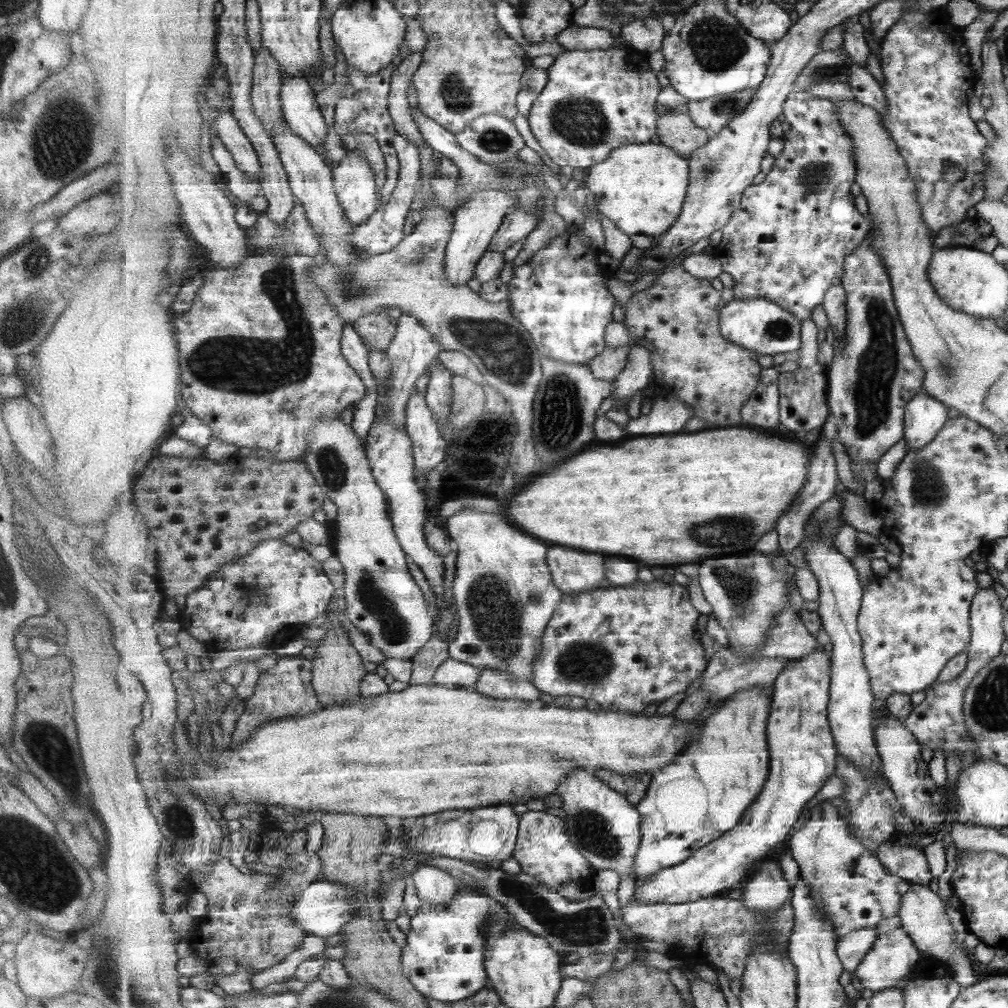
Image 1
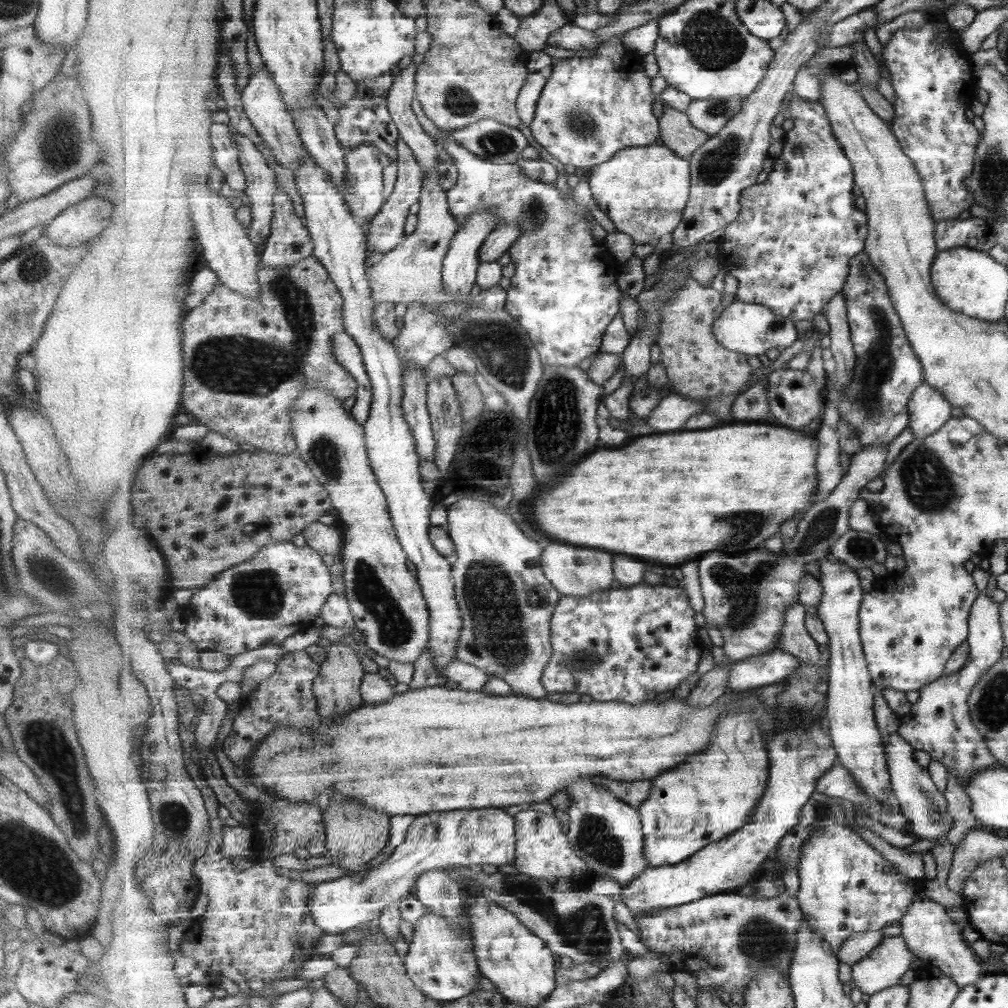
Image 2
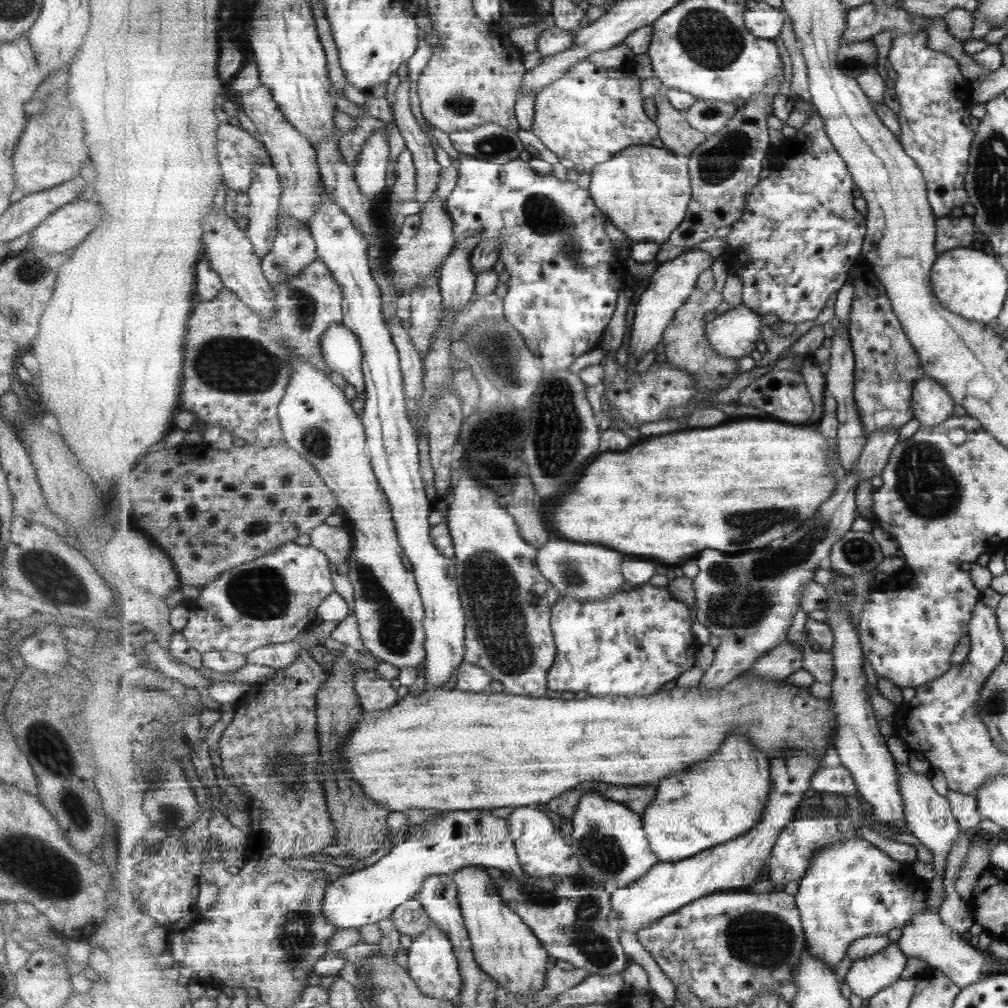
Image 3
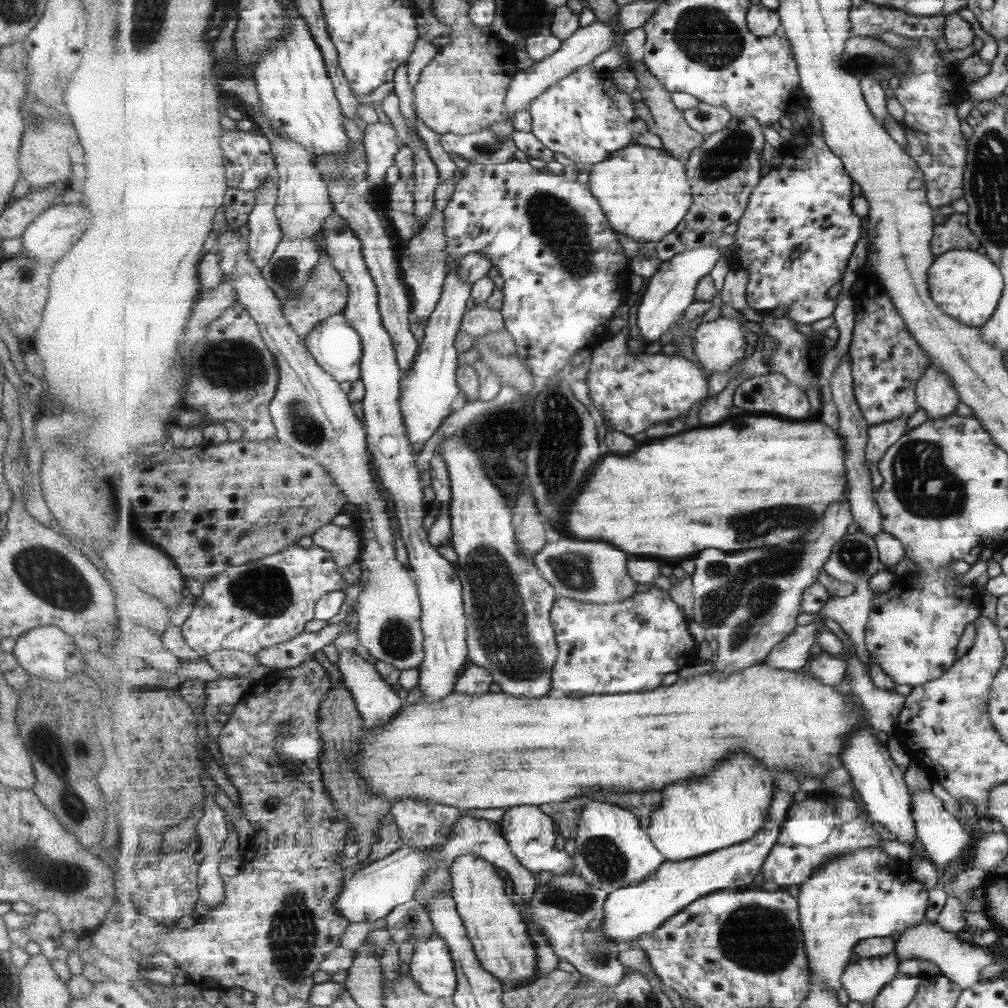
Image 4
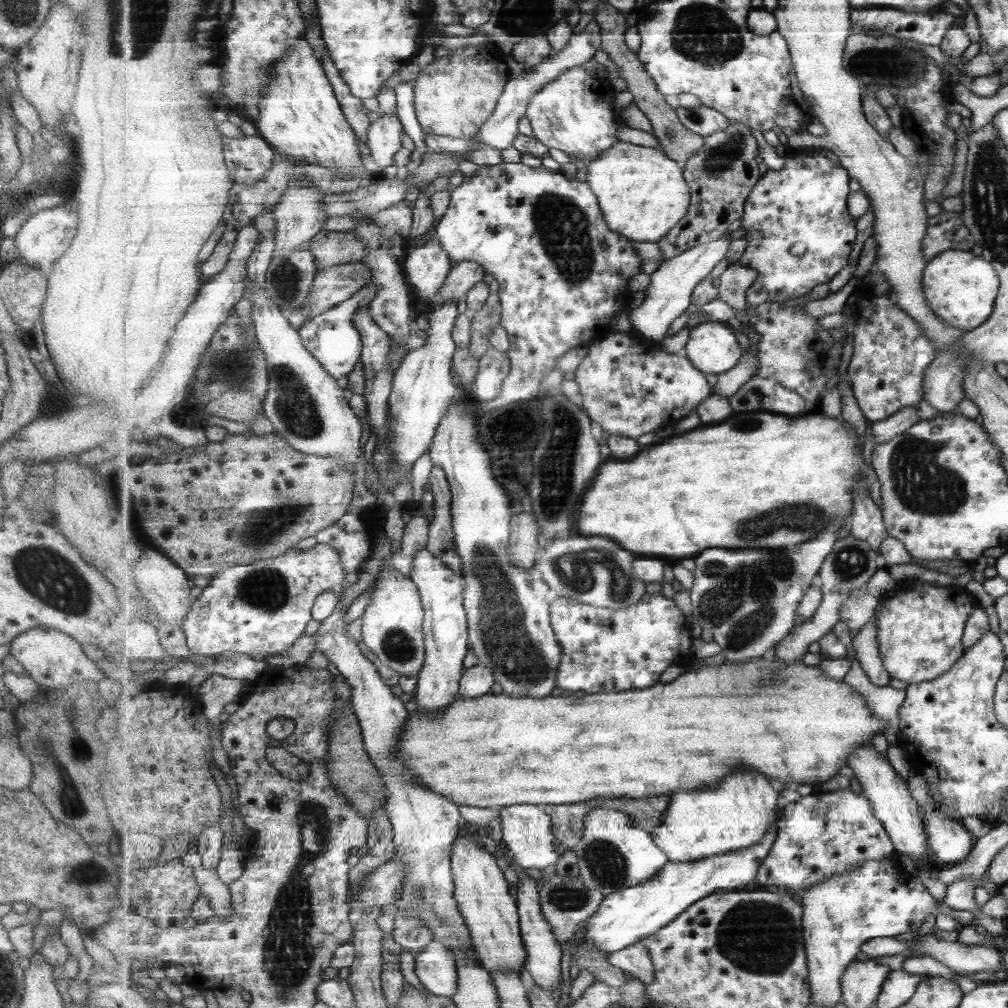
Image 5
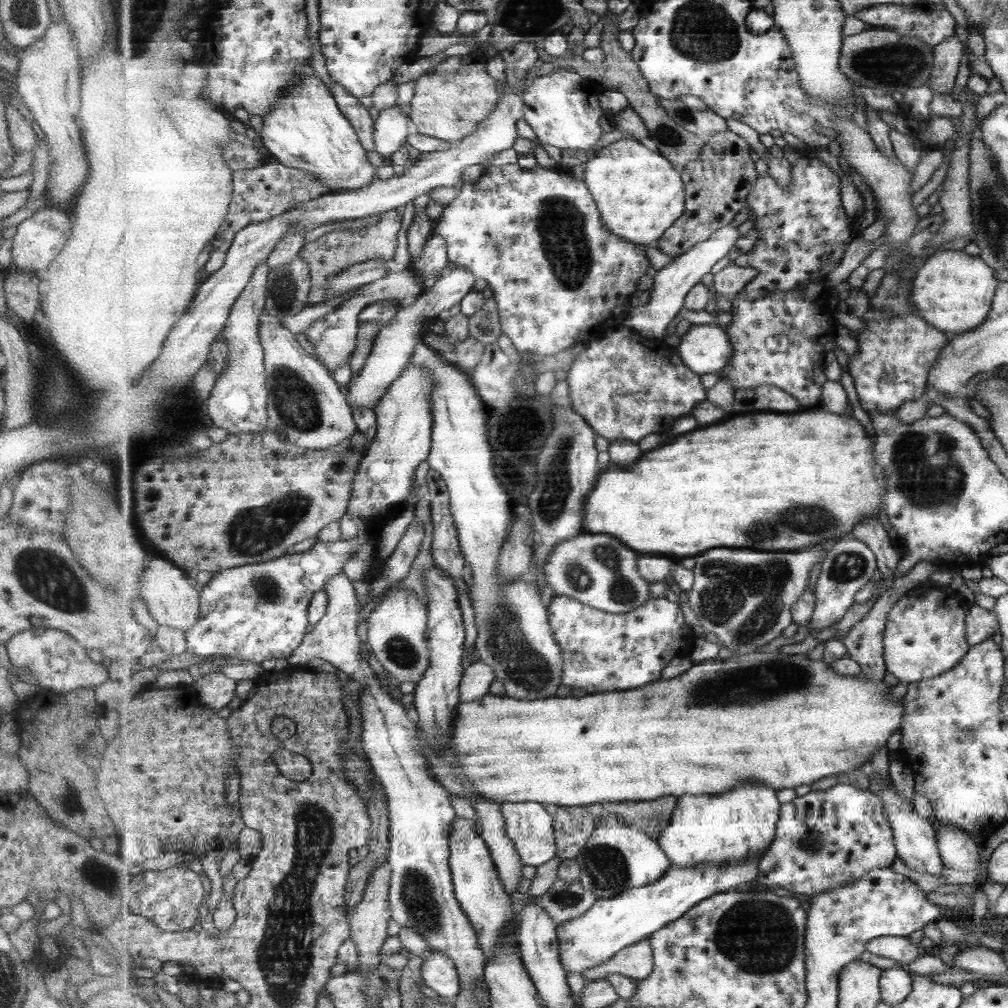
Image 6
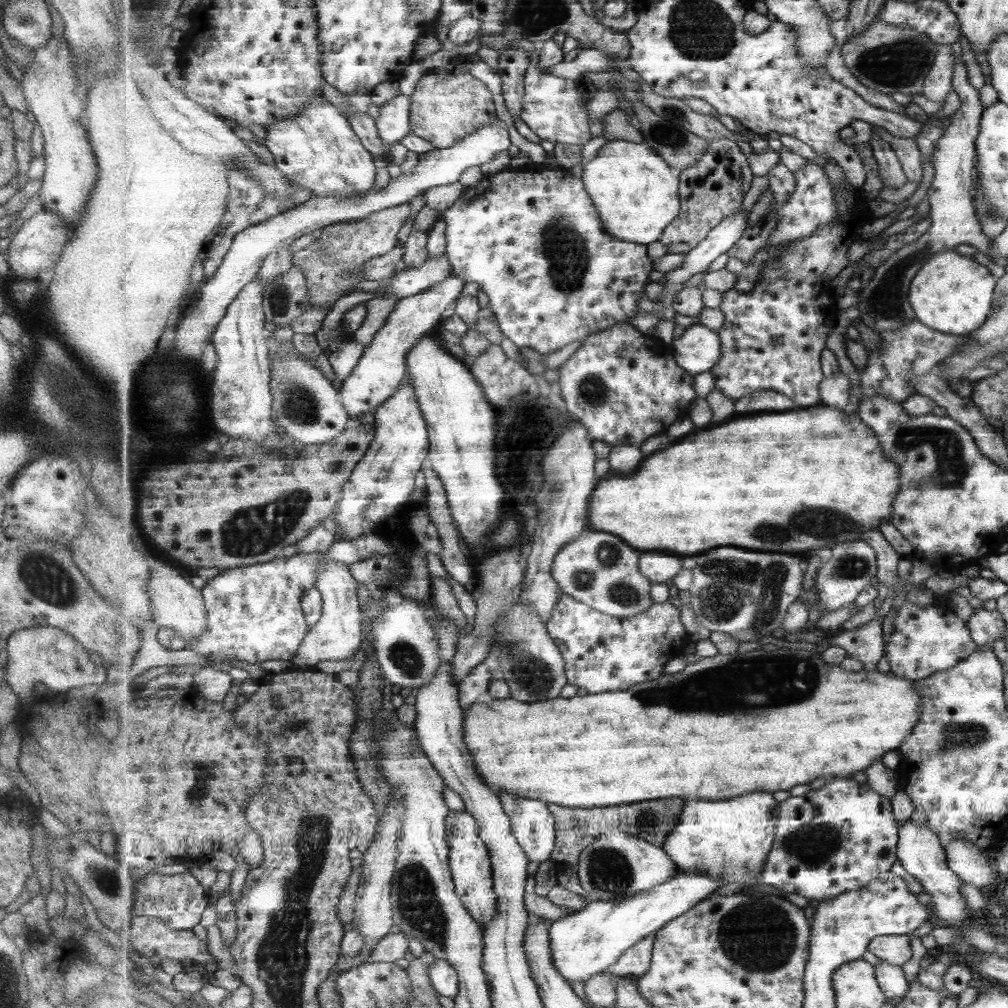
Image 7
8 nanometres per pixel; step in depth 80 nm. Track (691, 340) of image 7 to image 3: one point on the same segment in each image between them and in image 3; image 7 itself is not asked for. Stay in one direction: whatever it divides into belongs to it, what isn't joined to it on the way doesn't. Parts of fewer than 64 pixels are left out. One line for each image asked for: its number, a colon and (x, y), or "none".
3: (734, 333)
4: (719, 344)
5: (713, 347)
6: (706, 349)

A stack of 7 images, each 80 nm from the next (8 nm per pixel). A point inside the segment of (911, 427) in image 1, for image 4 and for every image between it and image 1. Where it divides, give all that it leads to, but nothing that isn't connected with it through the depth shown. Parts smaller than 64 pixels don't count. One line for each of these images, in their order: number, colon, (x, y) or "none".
2: (929, 409)
3: (931, 402)
4: (936, 394)

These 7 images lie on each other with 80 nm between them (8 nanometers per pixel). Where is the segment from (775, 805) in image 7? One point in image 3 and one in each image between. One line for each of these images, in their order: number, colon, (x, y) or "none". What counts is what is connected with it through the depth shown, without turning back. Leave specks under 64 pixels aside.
3: (718, 801)
4: (731, 807)
5: (737, 814)
6: (733, 828)

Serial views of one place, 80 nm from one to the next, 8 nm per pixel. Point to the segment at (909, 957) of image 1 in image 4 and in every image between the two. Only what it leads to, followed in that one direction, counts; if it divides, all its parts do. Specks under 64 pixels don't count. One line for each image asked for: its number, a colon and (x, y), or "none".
2: (883, 969)
3: (866, 977)
4: (863, 981)

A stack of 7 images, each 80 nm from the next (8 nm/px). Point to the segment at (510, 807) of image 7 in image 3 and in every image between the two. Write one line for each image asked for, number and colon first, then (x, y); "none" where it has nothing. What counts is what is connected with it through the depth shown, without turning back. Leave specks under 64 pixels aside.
3: (543, 852)
4: (531, 833)
5: (527, 830)
6: (532, 827)

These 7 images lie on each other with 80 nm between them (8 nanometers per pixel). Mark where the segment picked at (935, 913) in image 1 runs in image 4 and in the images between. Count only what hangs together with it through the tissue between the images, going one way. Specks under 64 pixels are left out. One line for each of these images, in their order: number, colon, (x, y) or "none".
2: (931, 935)
3: (925, 937)
4: (959, 961)

